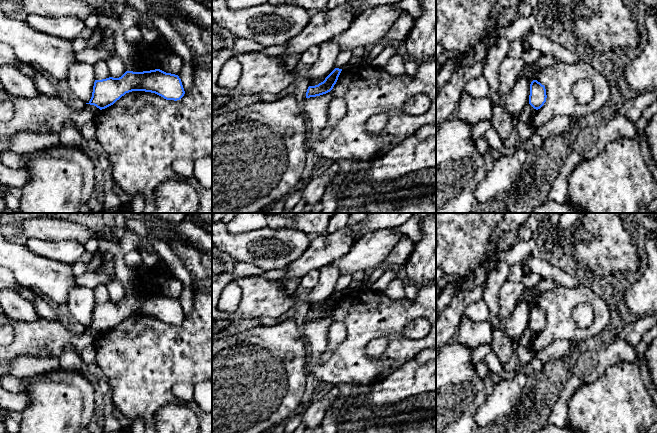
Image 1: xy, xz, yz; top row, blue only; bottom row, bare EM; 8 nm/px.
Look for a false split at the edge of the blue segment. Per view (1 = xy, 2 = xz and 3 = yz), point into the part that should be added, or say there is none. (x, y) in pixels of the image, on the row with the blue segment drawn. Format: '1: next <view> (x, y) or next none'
1: next none
2: next none
3: next none

